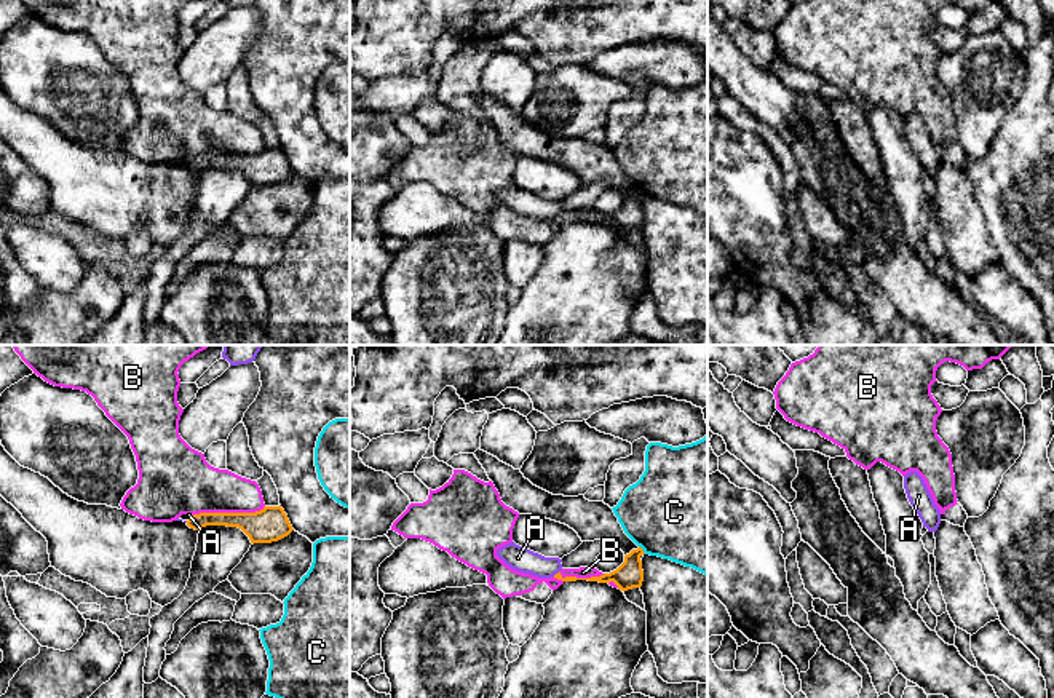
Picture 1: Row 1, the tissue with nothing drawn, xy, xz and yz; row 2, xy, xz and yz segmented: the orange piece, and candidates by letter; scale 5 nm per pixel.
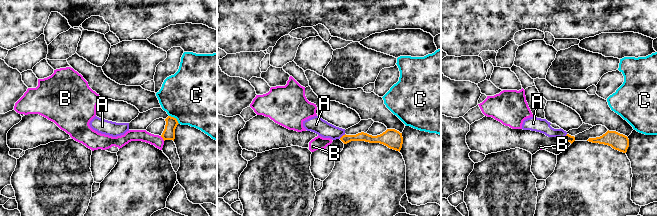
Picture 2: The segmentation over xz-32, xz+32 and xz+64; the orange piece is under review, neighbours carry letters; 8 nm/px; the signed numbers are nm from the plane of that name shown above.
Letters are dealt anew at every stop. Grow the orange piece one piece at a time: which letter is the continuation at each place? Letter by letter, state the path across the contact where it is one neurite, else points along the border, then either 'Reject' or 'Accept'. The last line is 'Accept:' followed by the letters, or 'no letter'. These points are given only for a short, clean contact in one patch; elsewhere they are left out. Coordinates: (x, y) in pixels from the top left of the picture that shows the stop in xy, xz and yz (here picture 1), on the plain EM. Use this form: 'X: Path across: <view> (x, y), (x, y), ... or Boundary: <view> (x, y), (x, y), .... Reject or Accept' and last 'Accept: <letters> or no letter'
A: Boundary: xz (559, 213), (553, 218). Reject
B: Reject
C: Boundary: xz (639, 187), (645, 195). Reject
Accept: no letter

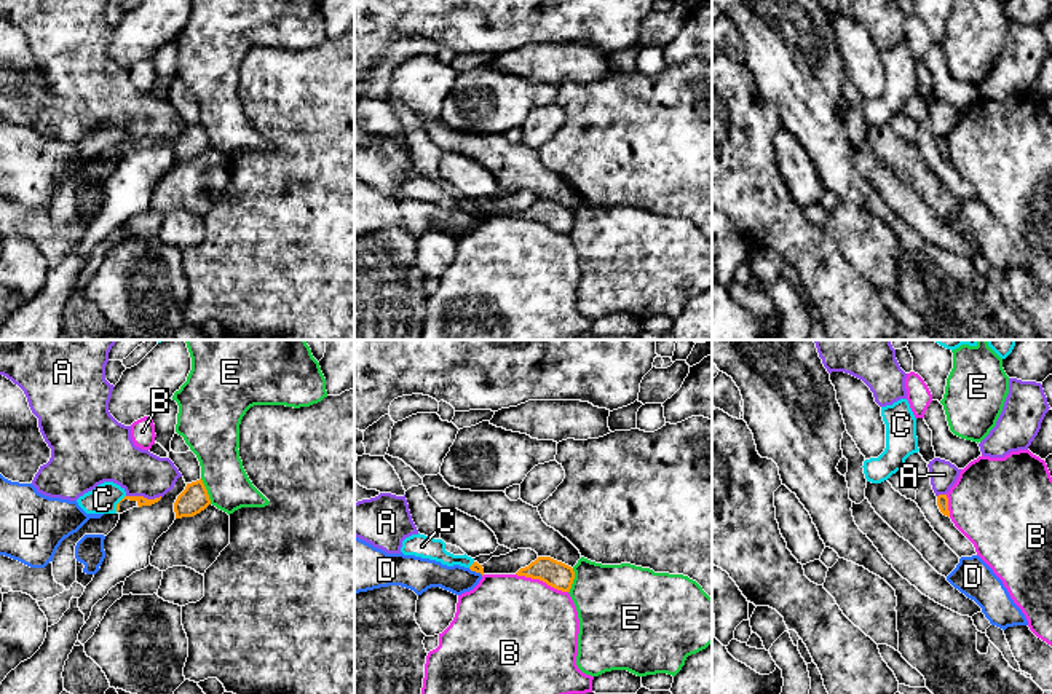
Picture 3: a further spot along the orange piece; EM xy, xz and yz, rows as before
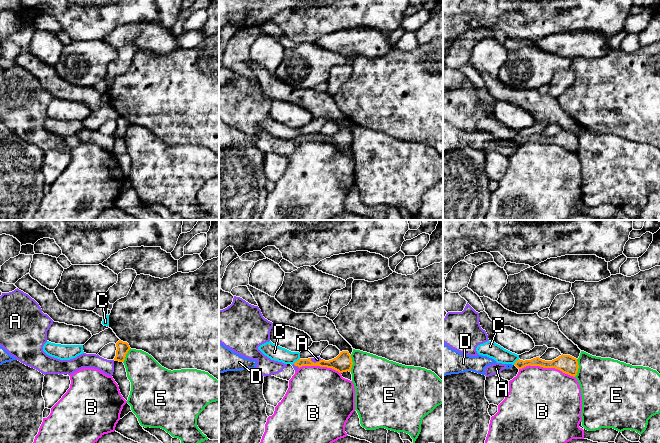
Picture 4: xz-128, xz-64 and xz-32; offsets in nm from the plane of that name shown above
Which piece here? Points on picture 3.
A: Reject
B: Reject
C: Boundary: xy (125, 138), (115, 153). Reject
D: Reject
E: Reject
Accept: no letter

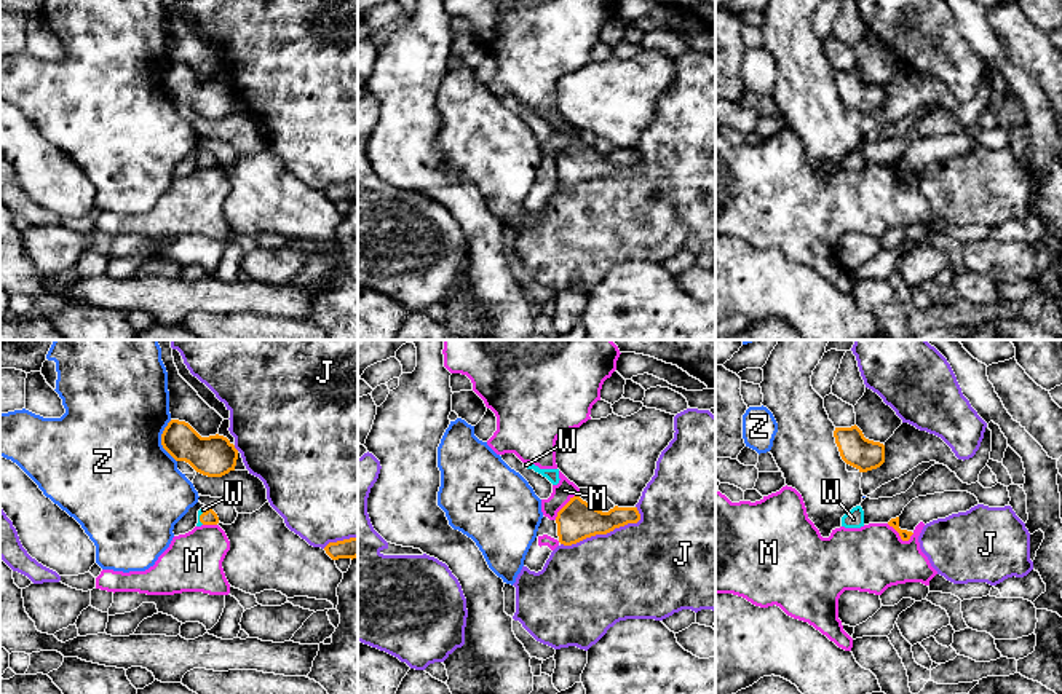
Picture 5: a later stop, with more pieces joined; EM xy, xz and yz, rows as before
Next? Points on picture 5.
J: Reject
M: Boundary: yz (887, 166), (903, 182), (914, 176). Reject
W: Path across: xy (210, 160), (200, 158), (203, 152). Accept
Z: Reject
Accept: W

